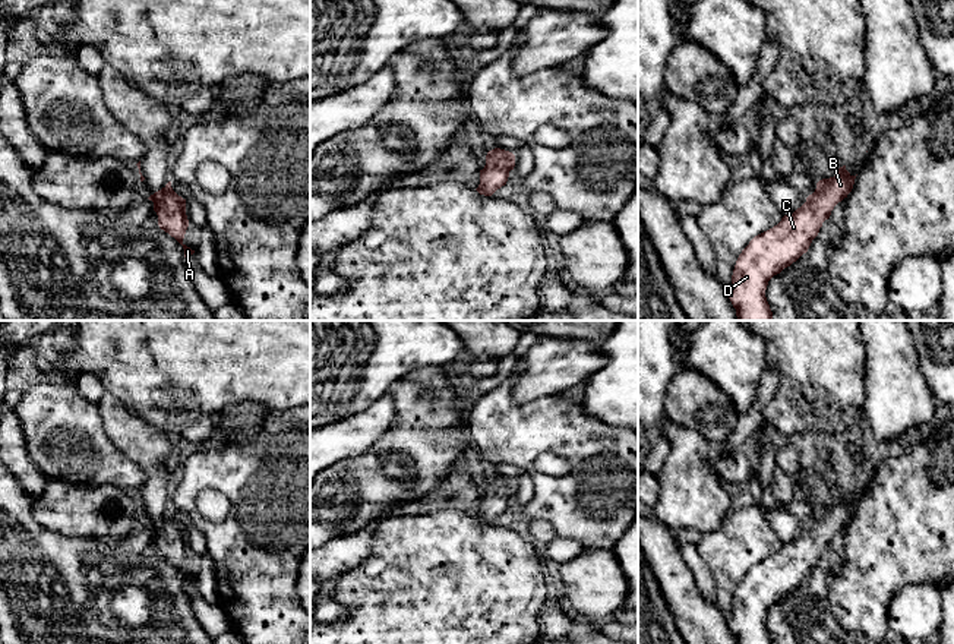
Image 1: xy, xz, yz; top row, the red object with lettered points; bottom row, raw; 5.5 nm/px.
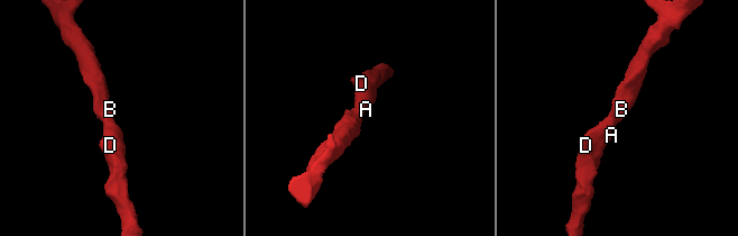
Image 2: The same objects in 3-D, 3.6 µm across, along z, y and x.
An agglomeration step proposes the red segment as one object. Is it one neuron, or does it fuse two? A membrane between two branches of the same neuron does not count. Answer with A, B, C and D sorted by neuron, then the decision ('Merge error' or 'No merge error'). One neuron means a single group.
Groups: A B C D. No merge error

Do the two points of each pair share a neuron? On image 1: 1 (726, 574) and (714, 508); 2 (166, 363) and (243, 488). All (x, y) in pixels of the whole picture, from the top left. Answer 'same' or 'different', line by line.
1: different
2: different

